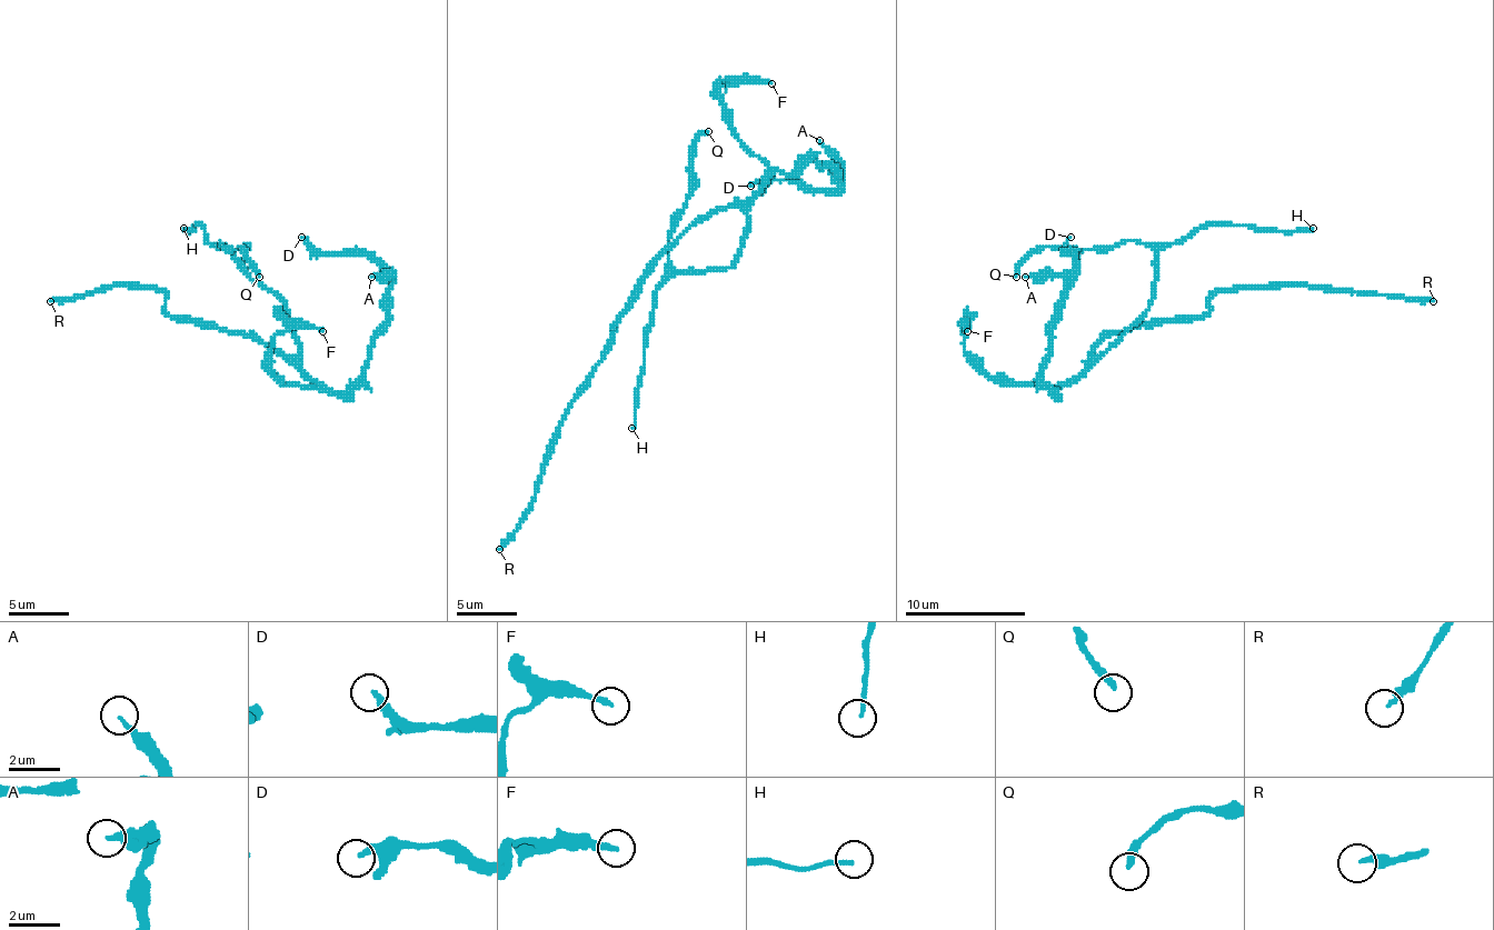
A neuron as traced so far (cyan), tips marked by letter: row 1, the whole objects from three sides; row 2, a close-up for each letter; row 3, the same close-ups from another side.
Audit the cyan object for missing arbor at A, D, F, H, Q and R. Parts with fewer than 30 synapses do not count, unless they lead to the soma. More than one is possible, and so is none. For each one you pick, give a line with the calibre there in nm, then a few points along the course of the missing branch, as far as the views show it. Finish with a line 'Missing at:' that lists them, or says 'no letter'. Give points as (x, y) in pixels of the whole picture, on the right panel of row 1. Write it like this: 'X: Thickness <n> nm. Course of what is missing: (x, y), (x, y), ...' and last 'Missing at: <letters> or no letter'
R: Thickness 200 nm
Missing at: R

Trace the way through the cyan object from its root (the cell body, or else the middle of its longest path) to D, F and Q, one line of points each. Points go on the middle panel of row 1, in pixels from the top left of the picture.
D: (689, 228), (807, 159), (838, 180), (835, 189), (750, 186)
F: (689, 228), (719, 210), (740, 207), (768, 168), (738, 138), (719, 101), (719, 80), (772, 83)
Q: (689, 228), (738, 207), (747, 234), (729, 268), (677, 270), (668, 259), (689, 192), (689, 149), (708, 131)

